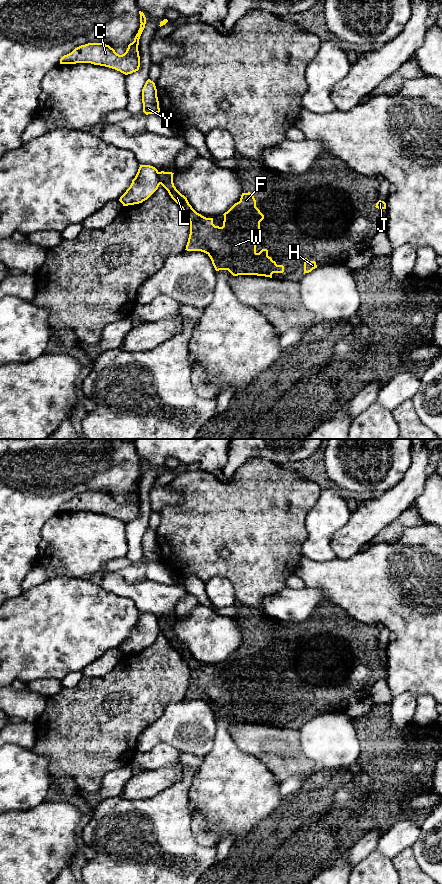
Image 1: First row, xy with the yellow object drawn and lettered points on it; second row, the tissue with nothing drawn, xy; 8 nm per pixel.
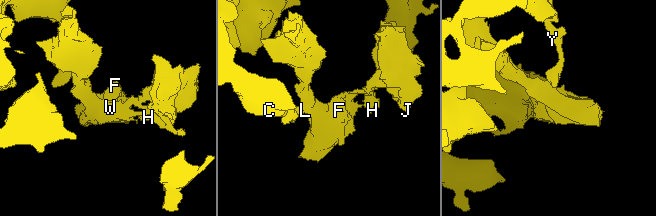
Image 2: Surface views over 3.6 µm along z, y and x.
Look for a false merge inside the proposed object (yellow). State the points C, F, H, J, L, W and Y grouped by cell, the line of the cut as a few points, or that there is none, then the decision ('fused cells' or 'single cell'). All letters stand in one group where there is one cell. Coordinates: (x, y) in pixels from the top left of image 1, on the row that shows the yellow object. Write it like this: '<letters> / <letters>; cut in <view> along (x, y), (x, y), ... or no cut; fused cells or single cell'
C Y / F H J L W; cut in xy along (158, 172), (160, 183); fused cells

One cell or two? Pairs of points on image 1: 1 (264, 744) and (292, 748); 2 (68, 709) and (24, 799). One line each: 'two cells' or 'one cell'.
1: one cell
2: two cells

